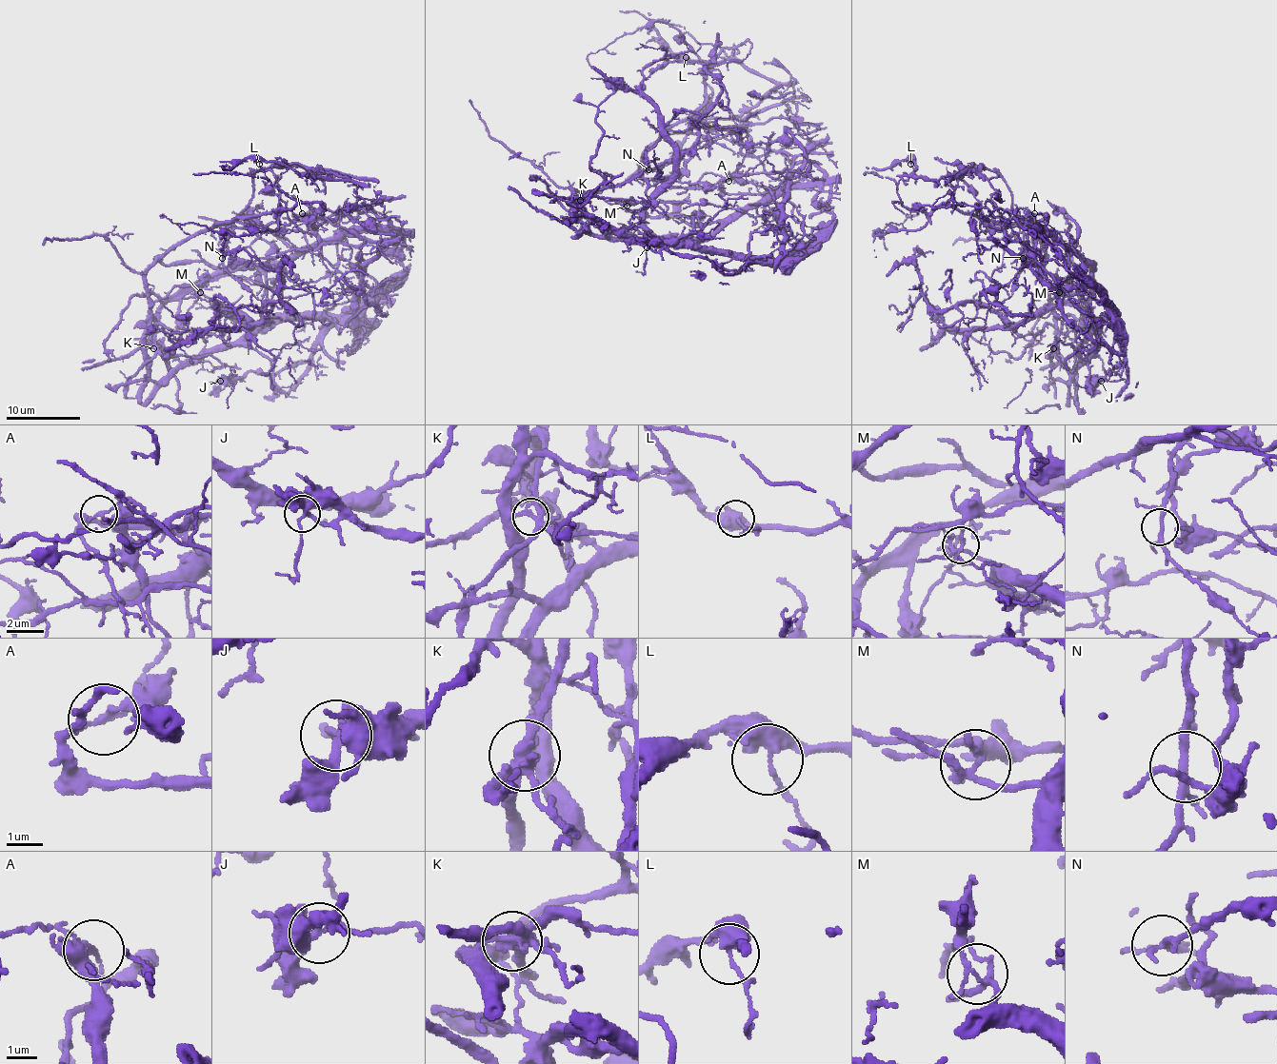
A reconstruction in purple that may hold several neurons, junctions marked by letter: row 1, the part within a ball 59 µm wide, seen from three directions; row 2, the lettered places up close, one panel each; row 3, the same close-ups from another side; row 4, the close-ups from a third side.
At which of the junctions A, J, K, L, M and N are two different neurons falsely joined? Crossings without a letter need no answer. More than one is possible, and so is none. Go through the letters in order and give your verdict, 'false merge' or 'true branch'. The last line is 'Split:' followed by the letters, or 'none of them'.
A: false merge
J: true branch
K: false merge
L: true branch
M: false merge
N: true branch
Split: A, K, M

